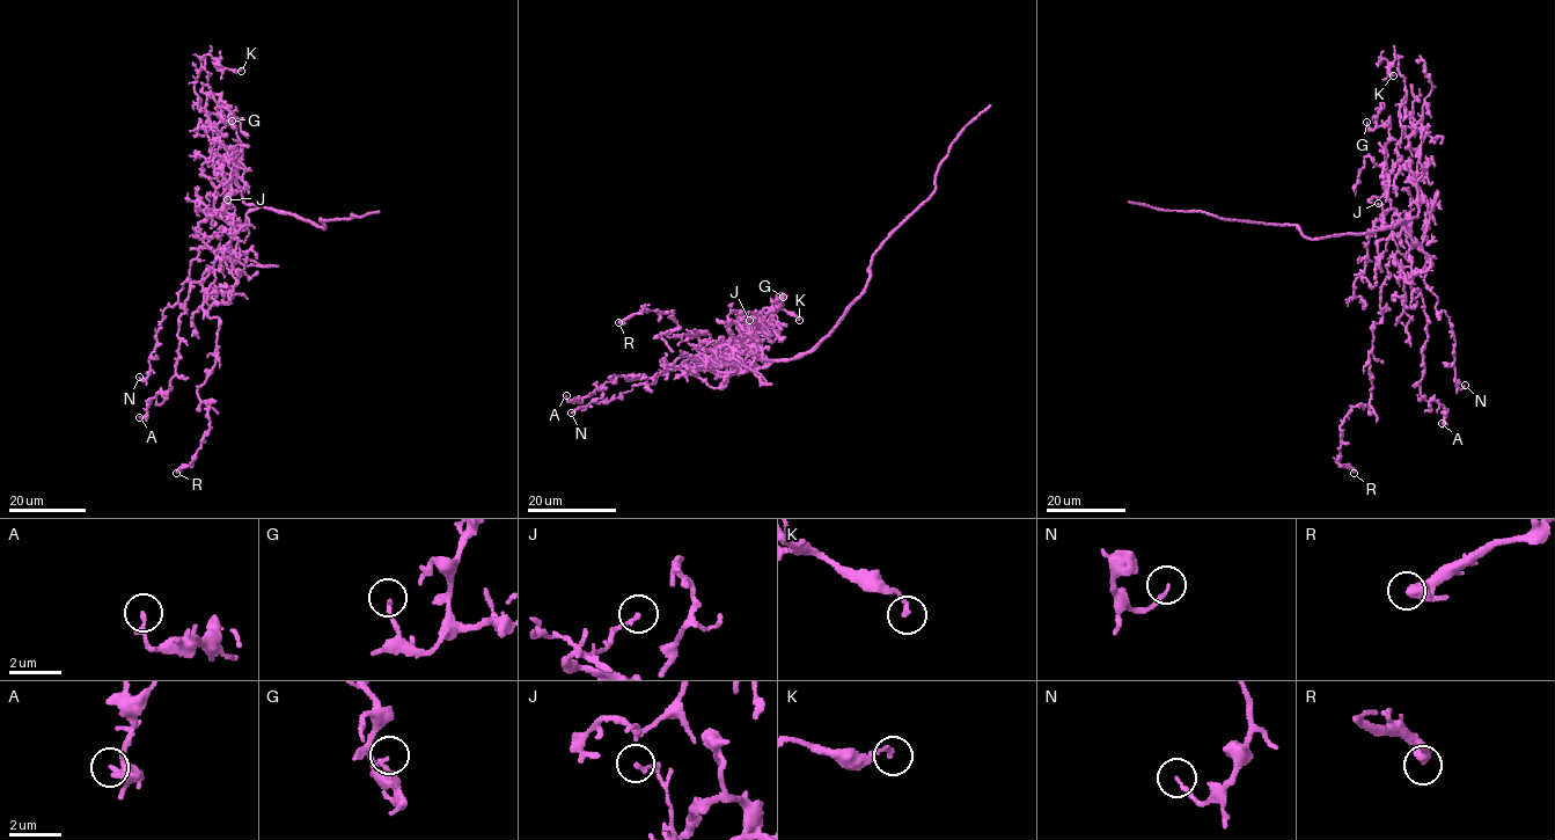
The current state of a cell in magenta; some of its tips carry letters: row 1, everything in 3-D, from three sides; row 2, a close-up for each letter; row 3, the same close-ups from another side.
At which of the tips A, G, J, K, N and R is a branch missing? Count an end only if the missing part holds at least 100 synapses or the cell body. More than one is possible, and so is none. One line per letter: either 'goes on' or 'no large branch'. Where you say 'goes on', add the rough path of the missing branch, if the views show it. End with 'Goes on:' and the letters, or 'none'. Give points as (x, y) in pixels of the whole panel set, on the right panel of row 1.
A: no large branch
G: no large branch
J: no large branch
K: no large branch
N: no large branch
R: no large branch
Goes on: none

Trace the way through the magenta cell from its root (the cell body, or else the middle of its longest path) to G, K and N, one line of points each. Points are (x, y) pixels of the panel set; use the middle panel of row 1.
G: (728, 378), (756, 358), (769, 364), (753, 370), (762, 353), (750, 336), (783, 297)
K: (728, 378), (756, 358), (769, 364), (753, 370), (768, 360), (754, 351), (758, 313), (776, 304), (799, 320)
N: (728, 378), (711, 387), (687, 371), (670, 370), (653, 384), (635, 385), (618, 397), (571, 413)

